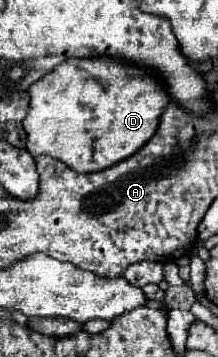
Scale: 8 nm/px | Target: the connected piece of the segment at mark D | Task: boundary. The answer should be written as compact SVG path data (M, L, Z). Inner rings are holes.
M73 58L63 60L53 72L33 84L29 90L29 112L23 120L27 132L27 150L33 156L53 156L77 172L105 170L141 150L157 130L161 112L169 104L165 88L157 76L145 76L141 68L129 68L119 60Z

